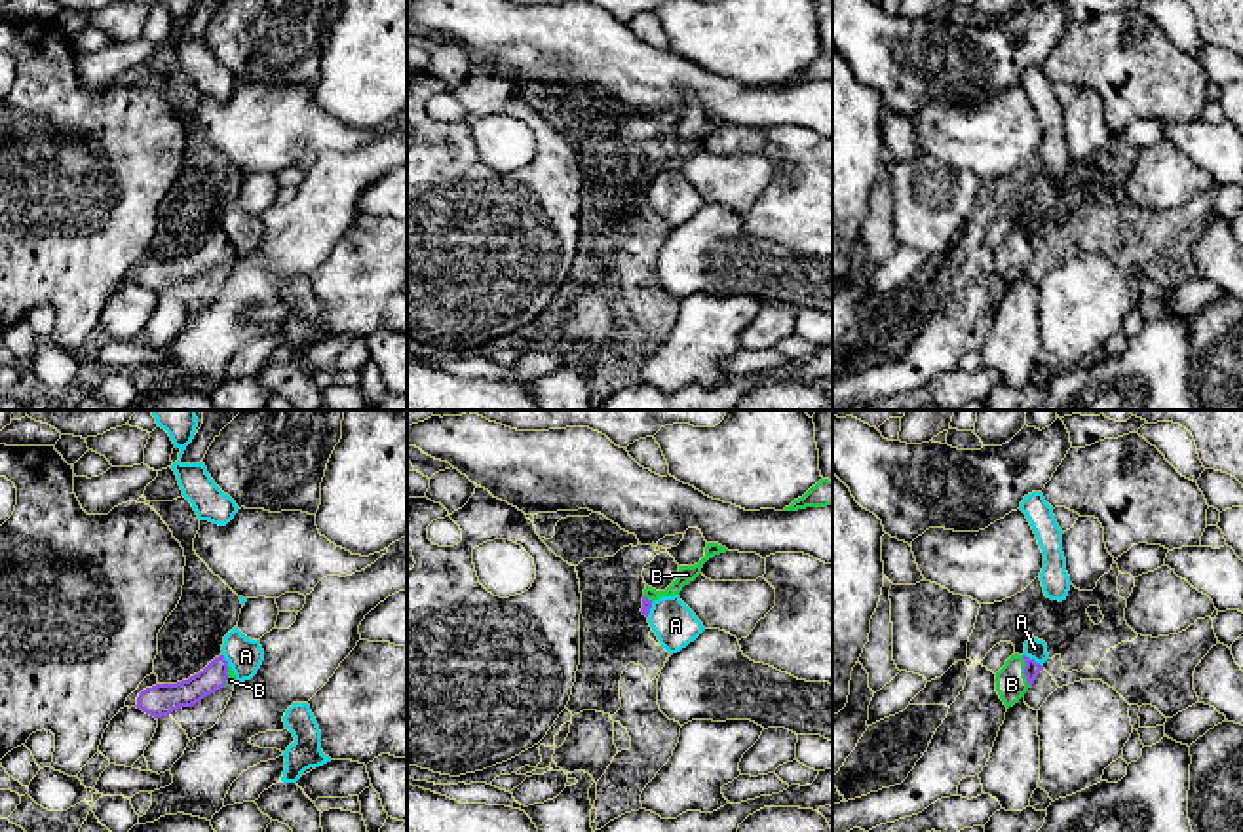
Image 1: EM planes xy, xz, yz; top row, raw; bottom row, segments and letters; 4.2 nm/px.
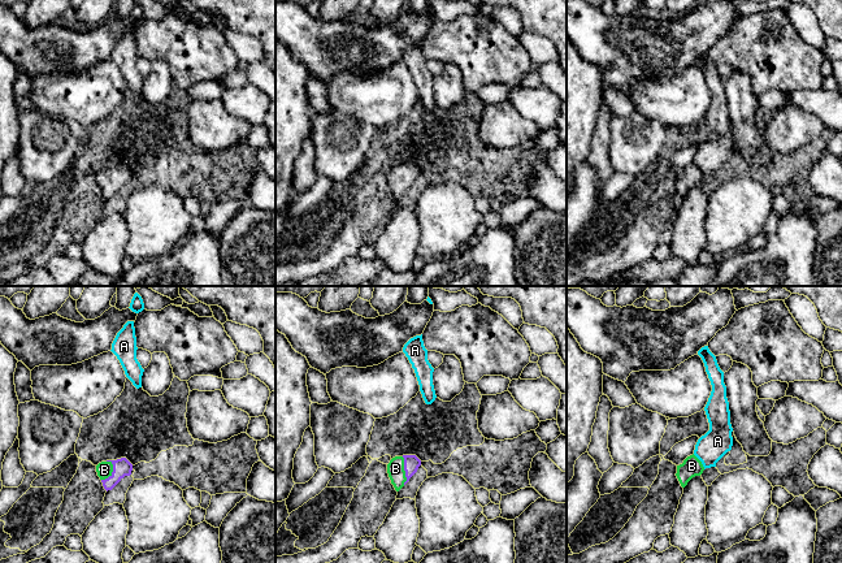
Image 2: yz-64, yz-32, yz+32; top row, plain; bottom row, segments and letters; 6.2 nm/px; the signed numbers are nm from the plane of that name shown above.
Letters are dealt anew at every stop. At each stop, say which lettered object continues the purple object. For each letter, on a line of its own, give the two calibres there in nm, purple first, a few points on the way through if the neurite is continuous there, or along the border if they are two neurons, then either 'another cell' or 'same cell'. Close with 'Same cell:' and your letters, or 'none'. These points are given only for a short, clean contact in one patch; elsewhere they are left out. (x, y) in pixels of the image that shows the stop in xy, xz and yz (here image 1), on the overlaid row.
A: 60 nm thick on the purple side, 90 nm on the other; border along yz (1023, 654), (1042, 667); another cell
B: 60 nm thick on the purple side, 140 nm on the other; runs through yz (1031, 671), (1025, 671), (1012, 684); same cell
Same cell: B

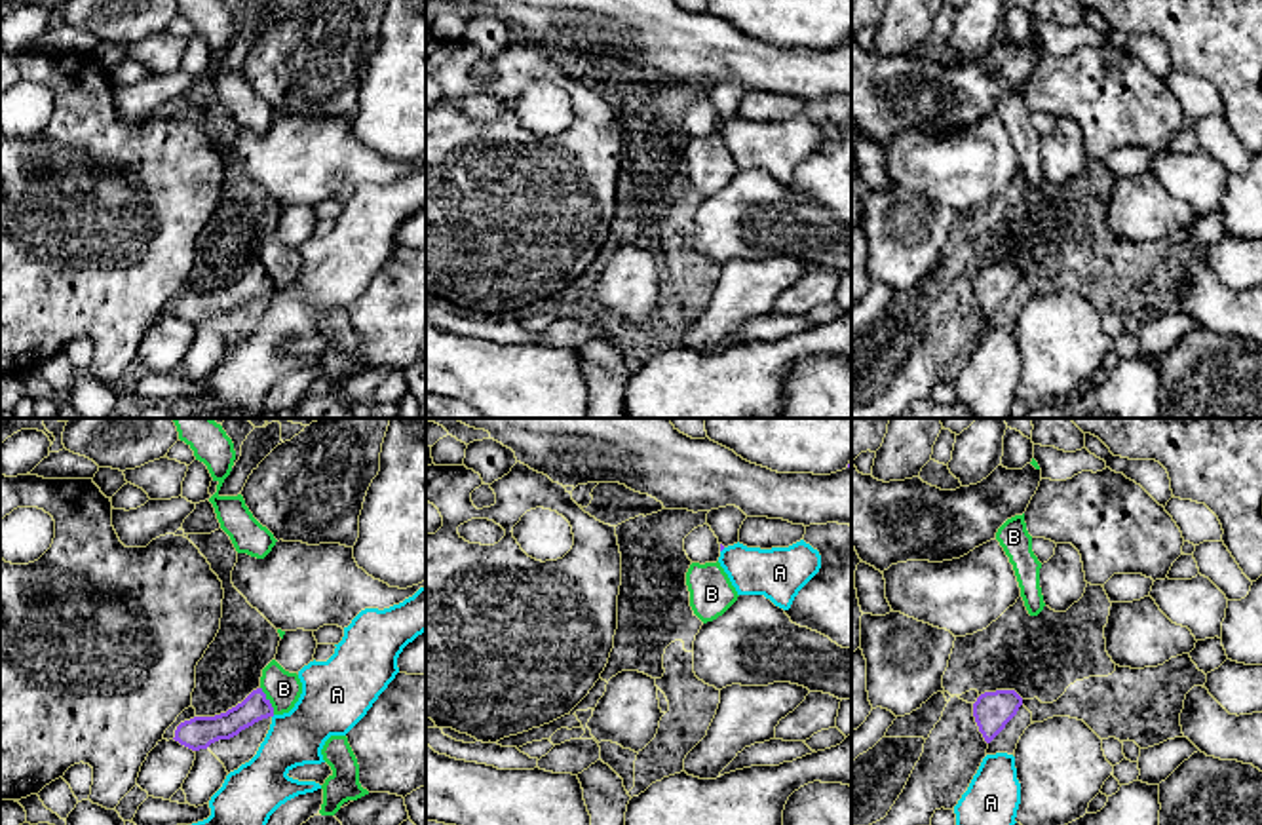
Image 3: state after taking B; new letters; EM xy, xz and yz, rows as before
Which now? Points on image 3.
A: another cell
B: 120 nm thick on the purple side, 150 nm on the other; border along xy (261, 687), (274, 713); another cell
Same cell: none

